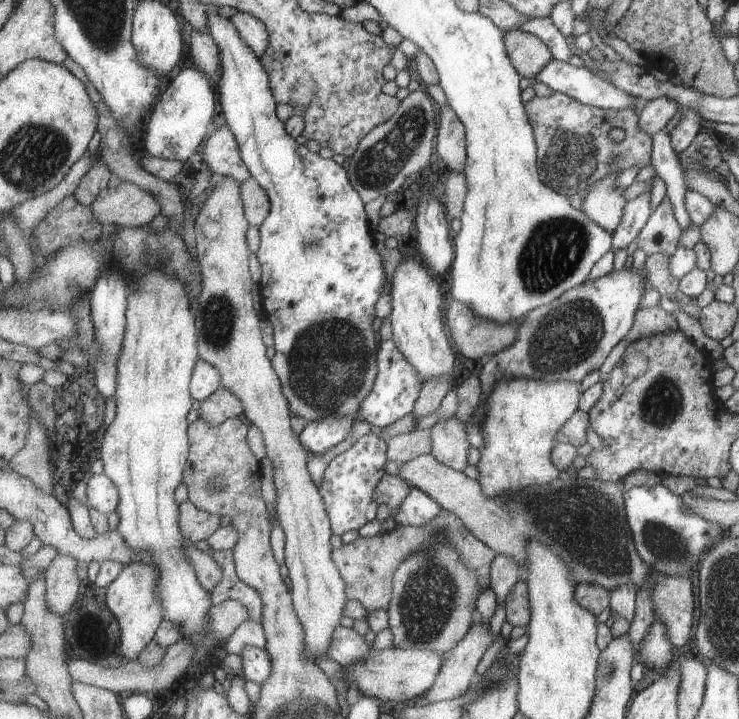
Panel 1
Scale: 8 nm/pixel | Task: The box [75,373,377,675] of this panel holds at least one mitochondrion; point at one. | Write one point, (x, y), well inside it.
(218, 485)

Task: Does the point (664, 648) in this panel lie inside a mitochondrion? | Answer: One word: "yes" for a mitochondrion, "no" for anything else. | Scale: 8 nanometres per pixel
no

